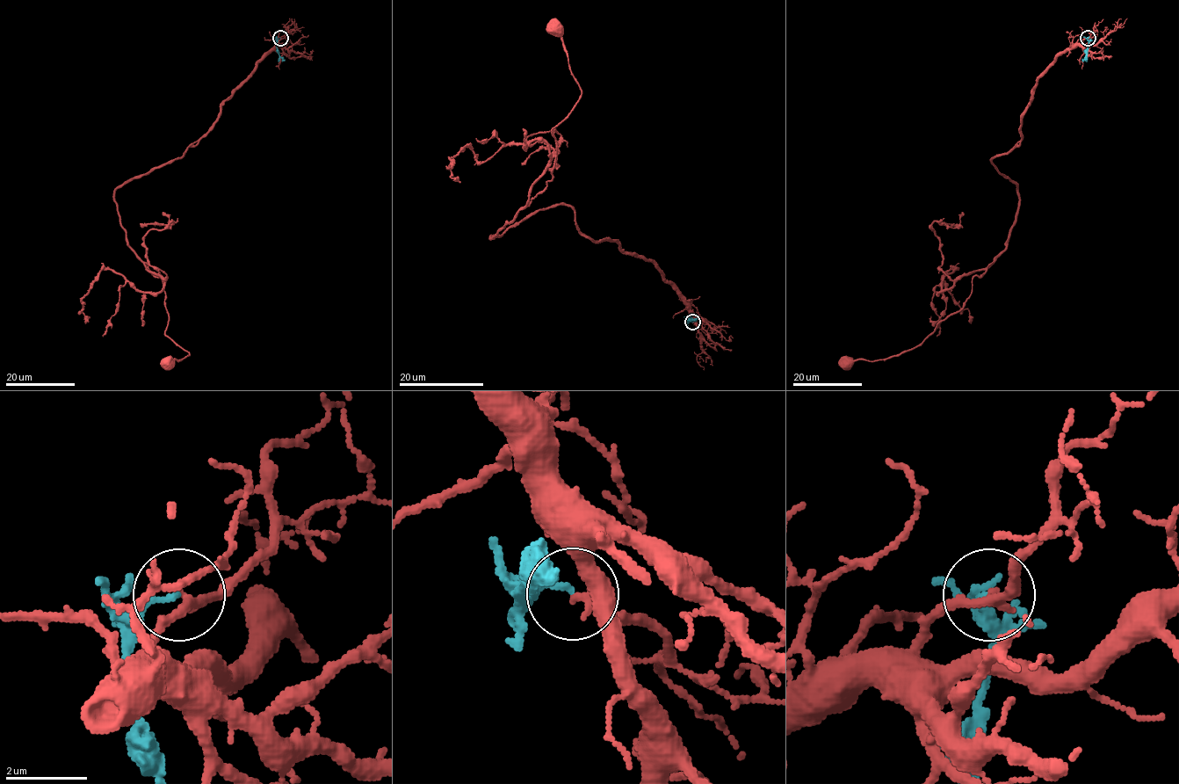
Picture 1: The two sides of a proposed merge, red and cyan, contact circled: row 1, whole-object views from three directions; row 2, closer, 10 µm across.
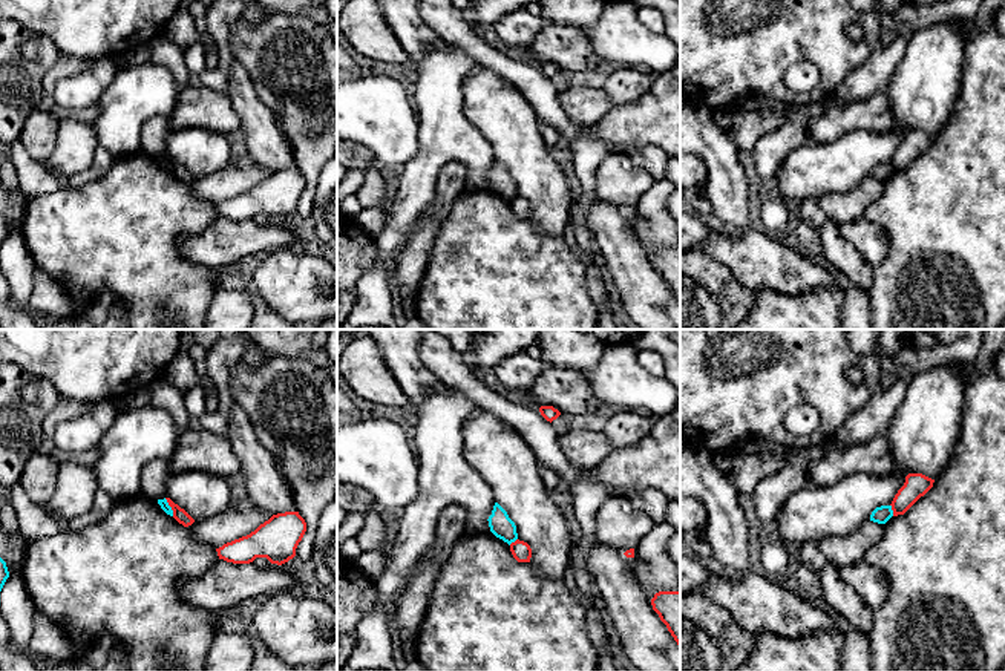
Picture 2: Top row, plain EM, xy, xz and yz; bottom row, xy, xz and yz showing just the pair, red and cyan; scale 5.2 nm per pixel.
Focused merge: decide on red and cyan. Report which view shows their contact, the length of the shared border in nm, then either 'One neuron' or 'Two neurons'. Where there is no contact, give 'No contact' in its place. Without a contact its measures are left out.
Touches red in xy. Shared border 110 nm. Two neurons

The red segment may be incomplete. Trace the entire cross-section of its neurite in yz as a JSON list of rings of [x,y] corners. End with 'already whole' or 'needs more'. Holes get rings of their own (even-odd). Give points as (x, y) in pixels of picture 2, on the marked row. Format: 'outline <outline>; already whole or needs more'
outline [[[908,473],[904,486],[898,490],[892,501],[893,516],[904,515],[921,496],[931,487],[935,480],[922,473]]]; already whole

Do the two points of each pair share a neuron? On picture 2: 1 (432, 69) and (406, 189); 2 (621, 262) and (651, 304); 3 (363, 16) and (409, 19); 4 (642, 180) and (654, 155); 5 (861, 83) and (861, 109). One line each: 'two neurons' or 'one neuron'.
1: one neuron
2: one neuron
3: two neurons
4: two neurons
5: two neurons

